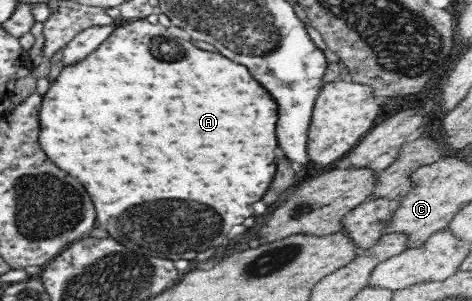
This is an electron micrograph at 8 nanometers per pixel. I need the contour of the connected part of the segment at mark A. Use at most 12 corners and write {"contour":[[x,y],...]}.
{"contour":[[161,24],[42,95],[41,151],[110,237],[228,243],[276,175],[274,99]]}

